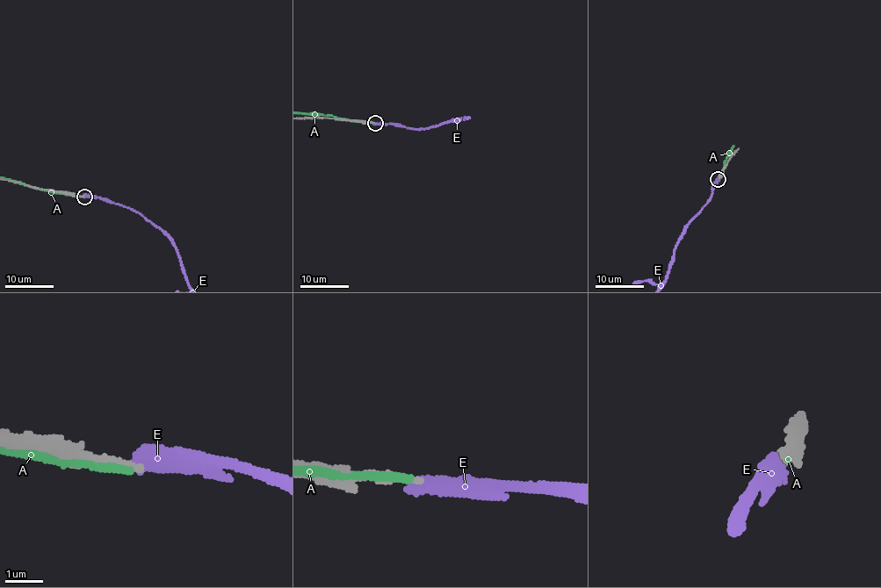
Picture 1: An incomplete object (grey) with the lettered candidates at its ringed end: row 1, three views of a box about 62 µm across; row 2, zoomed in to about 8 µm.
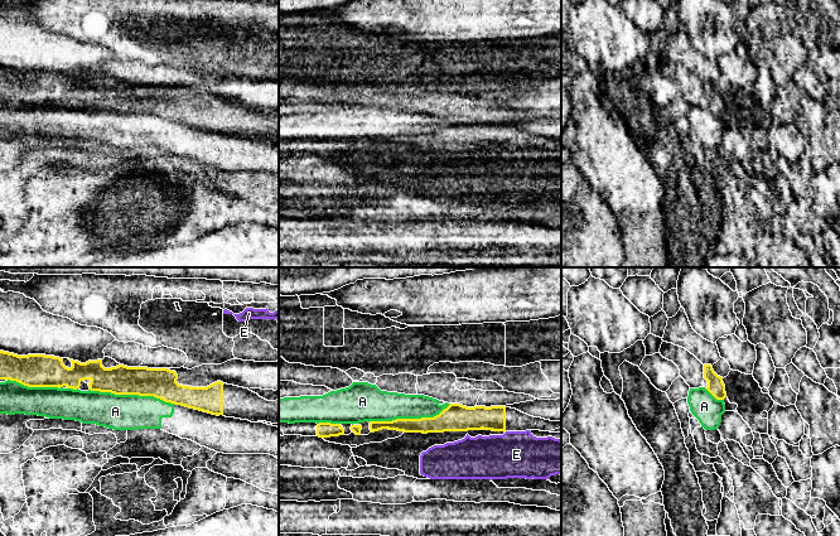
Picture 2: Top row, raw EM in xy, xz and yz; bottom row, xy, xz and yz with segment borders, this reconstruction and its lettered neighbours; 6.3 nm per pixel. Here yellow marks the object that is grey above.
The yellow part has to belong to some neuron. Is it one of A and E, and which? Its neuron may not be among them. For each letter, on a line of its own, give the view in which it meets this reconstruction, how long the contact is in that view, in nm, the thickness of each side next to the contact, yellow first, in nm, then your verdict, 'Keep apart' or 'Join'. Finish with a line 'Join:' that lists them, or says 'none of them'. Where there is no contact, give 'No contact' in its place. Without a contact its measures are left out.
A: Touches yellow in xy. Shared border 550 nm. Thickness 190 nm (yellow) against 220 nm. Keep apart
E: No contact. Keep apart
Join: none of them

